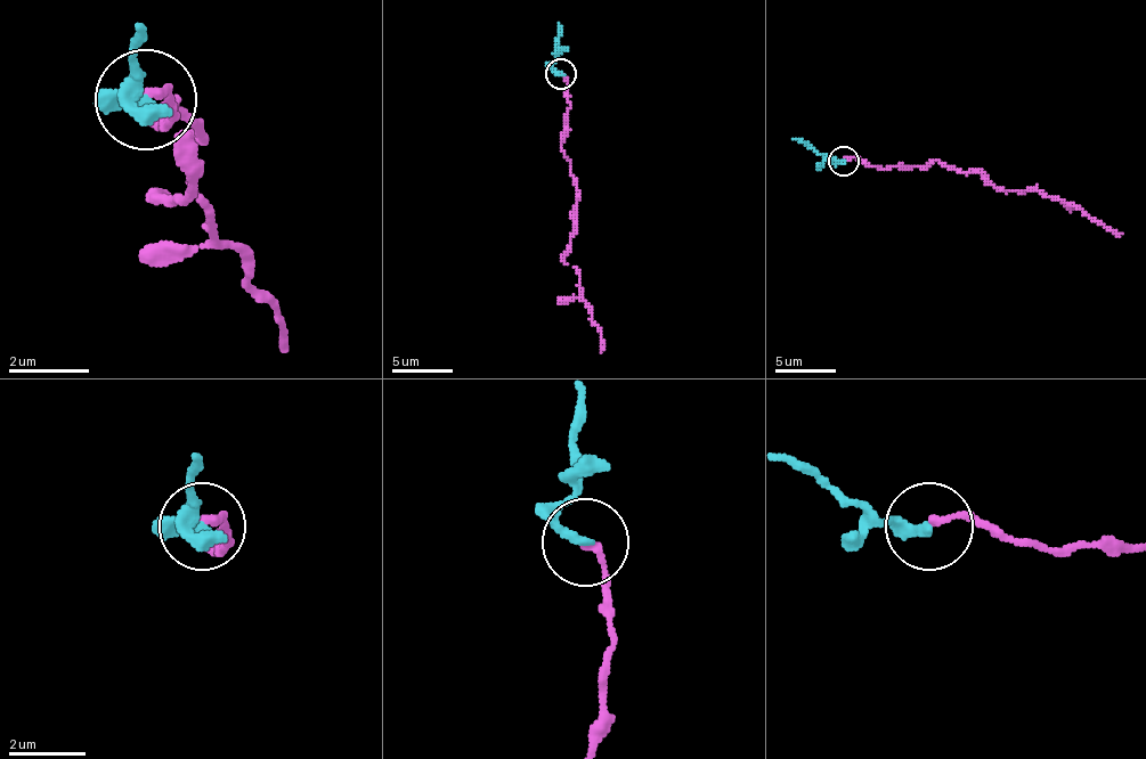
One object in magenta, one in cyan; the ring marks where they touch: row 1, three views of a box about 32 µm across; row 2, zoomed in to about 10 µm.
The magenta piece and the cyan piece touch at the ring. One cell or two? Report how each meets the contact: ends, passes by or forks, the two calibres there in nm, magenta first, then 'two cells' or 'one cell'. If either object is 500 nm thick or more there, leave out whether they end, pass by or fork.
magenta ends | cyan ends | 190/280 nm | one cell

